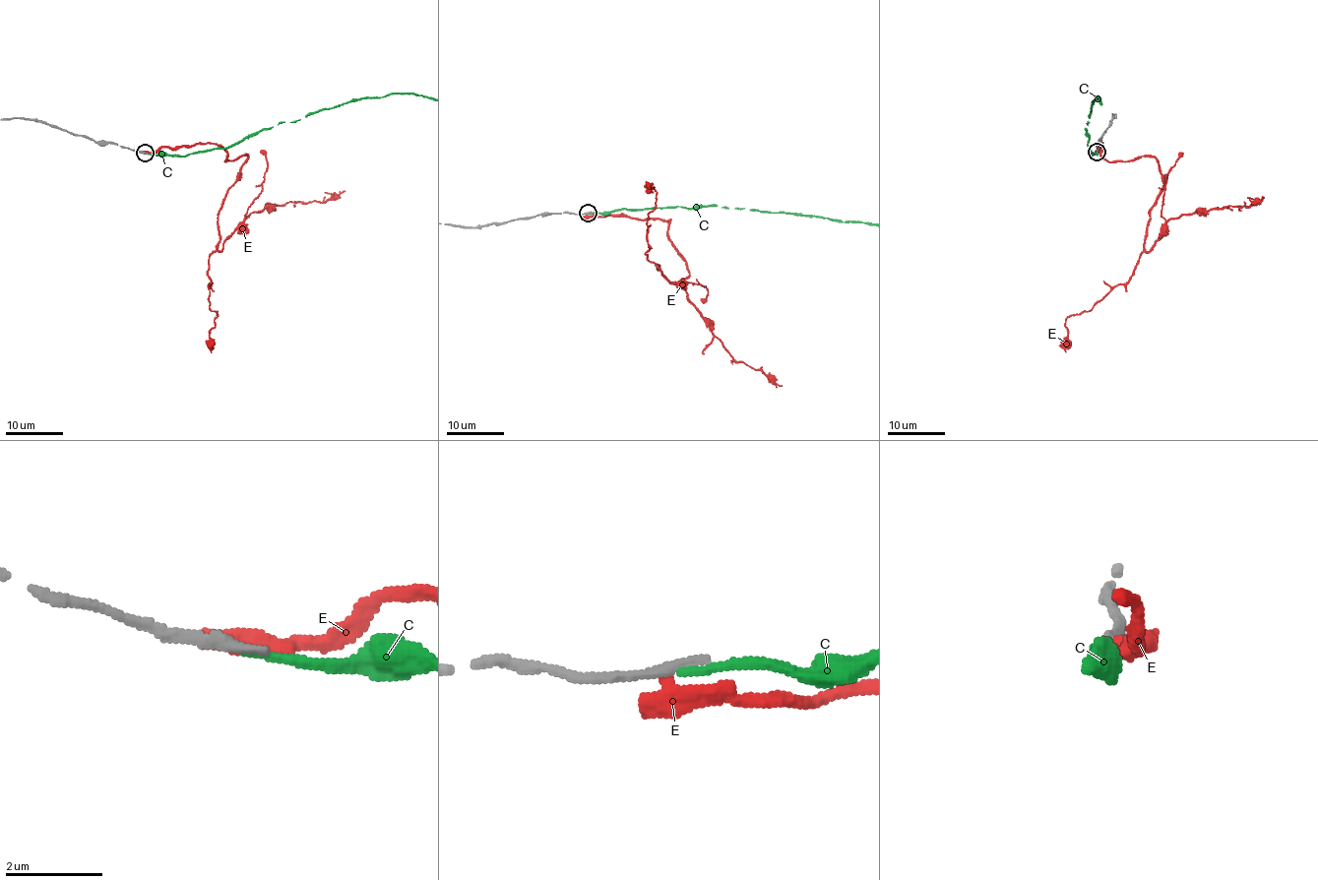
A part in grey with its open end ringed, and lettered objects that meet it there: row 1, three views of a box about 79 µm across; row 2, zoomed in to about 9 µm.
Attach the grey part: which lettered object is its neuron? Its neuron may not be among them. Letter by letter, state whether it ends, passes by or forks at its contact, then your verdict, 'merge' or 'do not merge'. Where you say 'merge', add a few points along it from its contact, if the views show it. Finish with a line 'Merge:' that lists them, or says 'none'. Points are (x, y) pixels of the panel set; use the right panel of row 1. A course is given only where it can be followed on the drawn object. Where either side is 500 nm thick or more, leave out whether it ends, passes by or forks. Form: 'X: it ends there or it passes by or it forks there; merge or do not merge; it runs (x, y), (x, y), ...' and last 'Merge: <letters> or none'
C: it ends there; merge
E: do not merge
Merge: C

